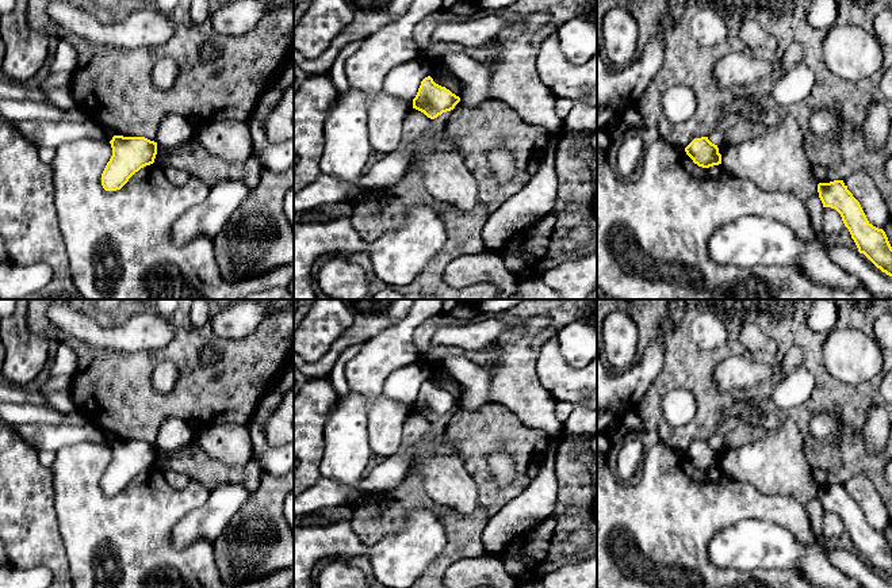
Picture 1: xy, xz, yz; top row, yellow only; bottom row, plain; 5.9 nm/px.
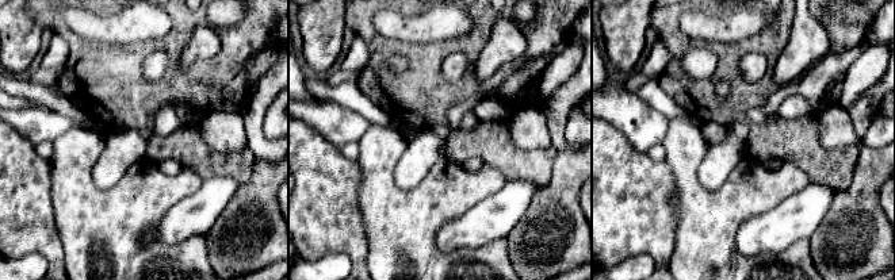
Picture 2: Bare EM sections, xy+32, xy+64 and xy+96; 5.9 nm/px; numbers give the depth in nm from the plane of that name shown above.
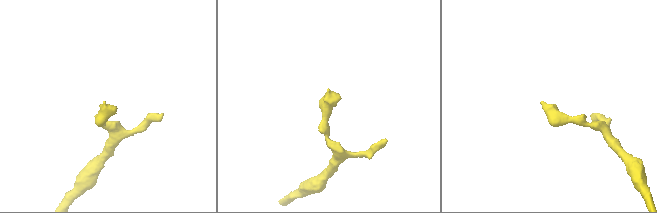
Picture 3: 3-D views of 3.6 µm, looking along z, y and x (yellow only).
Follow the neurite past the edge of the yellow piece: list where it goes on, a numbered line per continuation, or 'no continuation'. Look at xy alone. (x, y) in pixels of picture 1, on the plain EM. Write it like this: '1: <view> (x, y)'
no continuation

